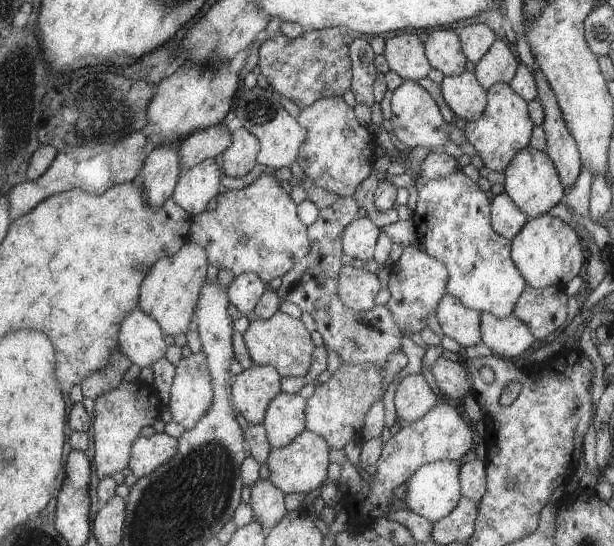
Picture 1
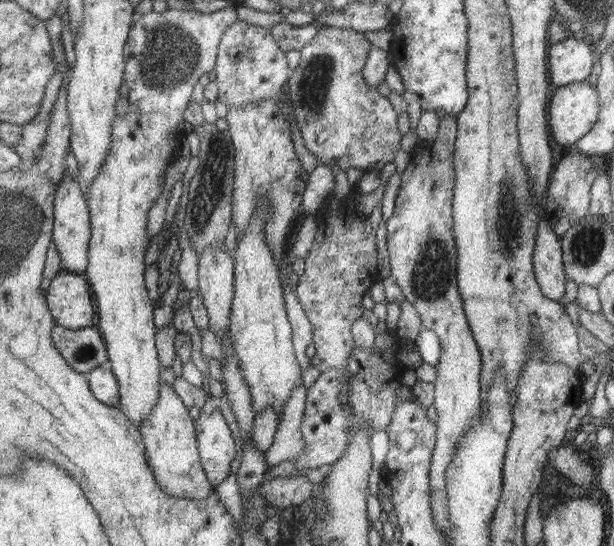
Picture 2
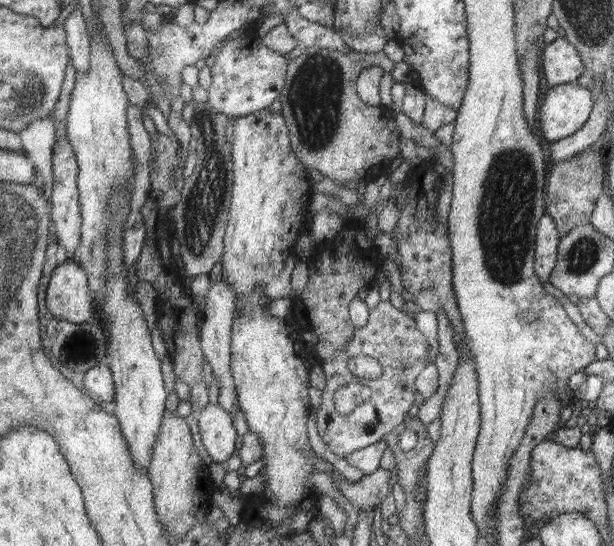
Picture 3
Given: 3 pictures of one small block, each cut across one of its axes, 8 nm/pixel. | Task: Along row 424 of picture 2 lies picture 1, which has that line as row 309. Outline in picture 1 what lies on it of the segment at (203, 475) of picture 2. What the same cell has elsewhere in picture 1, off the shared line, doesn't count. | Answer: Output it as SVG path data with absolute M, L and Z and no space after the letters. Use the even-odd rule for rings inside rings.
M188 240L175 255L160 259L151 268L140 290L138 308L155 317L163 332L170 335L187 334L188 326L194 318L194 308L199 302L200 291L206 280L206 266L209 256L207 250L197 242Z

